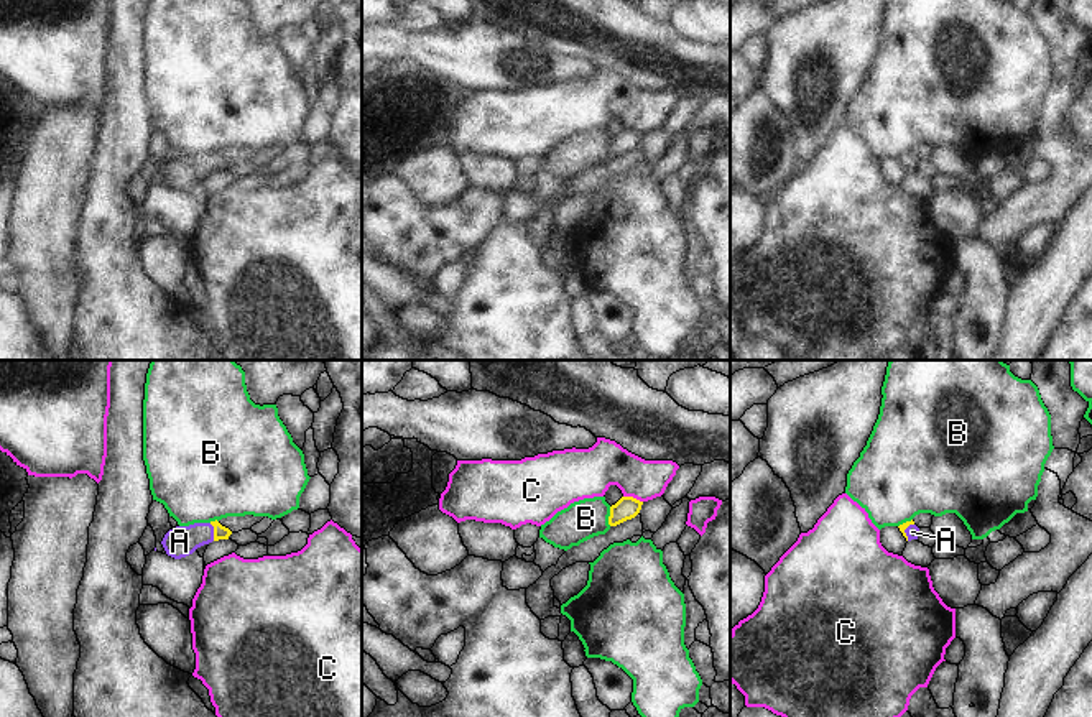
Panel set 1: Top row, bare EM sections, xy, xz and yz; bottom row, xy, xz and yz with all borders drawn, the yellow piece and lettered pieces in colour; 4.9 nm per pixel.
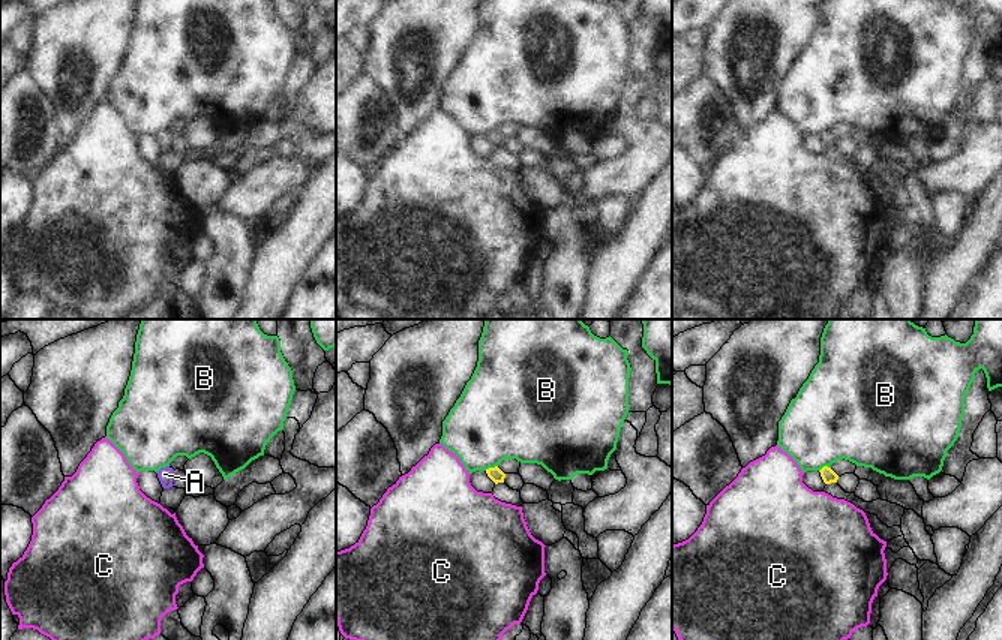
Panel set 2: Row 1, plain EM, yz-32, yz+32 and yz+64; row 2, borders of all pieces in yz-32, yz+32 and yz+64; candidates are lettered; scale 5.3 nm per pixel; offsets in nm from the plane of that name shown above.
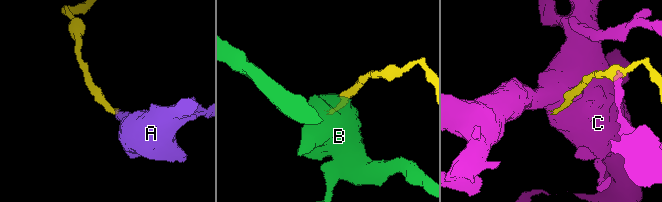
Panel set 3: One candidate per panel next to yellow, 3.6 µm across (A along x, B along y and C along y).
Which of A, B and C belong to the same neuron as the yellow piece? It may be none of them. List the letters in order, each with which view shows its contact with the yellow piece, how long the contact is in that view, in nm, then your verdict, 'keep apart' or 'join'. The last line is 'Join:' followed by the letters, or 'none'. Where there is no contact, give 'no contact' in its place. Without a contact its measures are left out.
A: xy | 90 nm | join
B: xz | 100 nm | keep apart
C: xz | 100 nm | keep apart
Join: A

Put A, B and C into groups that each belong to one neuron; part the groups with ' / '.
A / B / C

